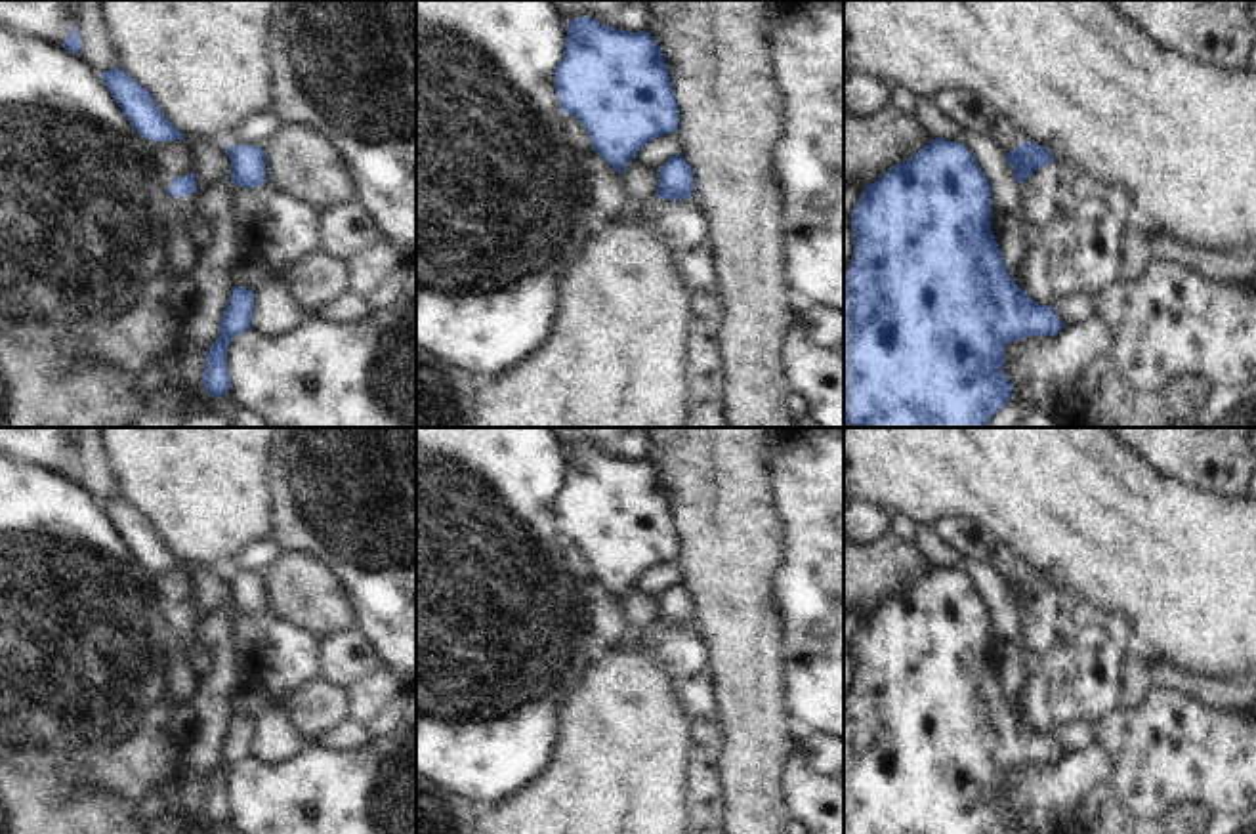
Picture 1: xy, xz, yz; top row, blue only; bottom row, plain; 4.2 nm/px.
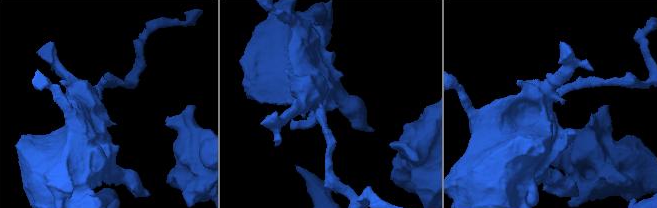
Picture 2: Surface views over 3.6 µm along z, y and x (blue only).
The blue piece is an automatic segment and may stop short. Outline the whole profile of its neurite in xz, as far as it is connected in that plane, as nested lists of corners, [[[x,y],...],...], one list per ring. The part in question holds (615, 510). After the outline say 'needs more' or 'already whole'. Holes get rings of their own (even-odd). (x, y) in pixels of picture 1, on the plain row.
[[[592,445],[571,447],[554,510],[563,542],[573,542],[584,553],[592,578],[618,601],[647,569],[678,557],[678,531],[668,494],[647,458],[626,460],[605,454]]]; already whole

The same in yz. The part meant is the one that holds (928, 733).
[[[932,567],[907,590],[895,592],[869,611],[851,639],[853,681],[844,700],[844,834],[1004,834],[1012,811],[1000,800],[1004,773],[1031,763],[1054,763],[1063,756],[1052,733],[1035,731],[1008,702],[991,658],[991,613],[975,584],[960,571]]]; already whole

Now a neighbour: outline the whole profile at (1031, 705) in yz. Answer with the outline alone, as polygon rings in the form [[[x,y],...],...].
[[[1052,588],[1021,615],[1029,681],[1019,710],[1040,733],[1069,721],[1094,721],[1120,704],[1120,666],[1136,649],[1132,624],[1073,590]]]

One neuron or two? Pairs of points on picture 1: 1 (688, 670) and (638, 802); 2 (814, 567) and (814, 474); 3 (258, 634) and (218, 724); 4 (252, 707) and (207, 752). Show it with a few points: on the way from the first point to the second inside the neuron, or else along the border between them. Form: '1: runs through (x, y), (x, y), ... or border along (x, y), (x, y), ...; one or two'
1: border along (655, 657), (674, 686), (688, 724), (688, 741); two
2: runs through (814, 544), (814, 497); one
3: border along (231, 619), (233, 642), (249, 667); two
4: border along (247, 670), (241, 686), (231, 695), (231, 712); two

